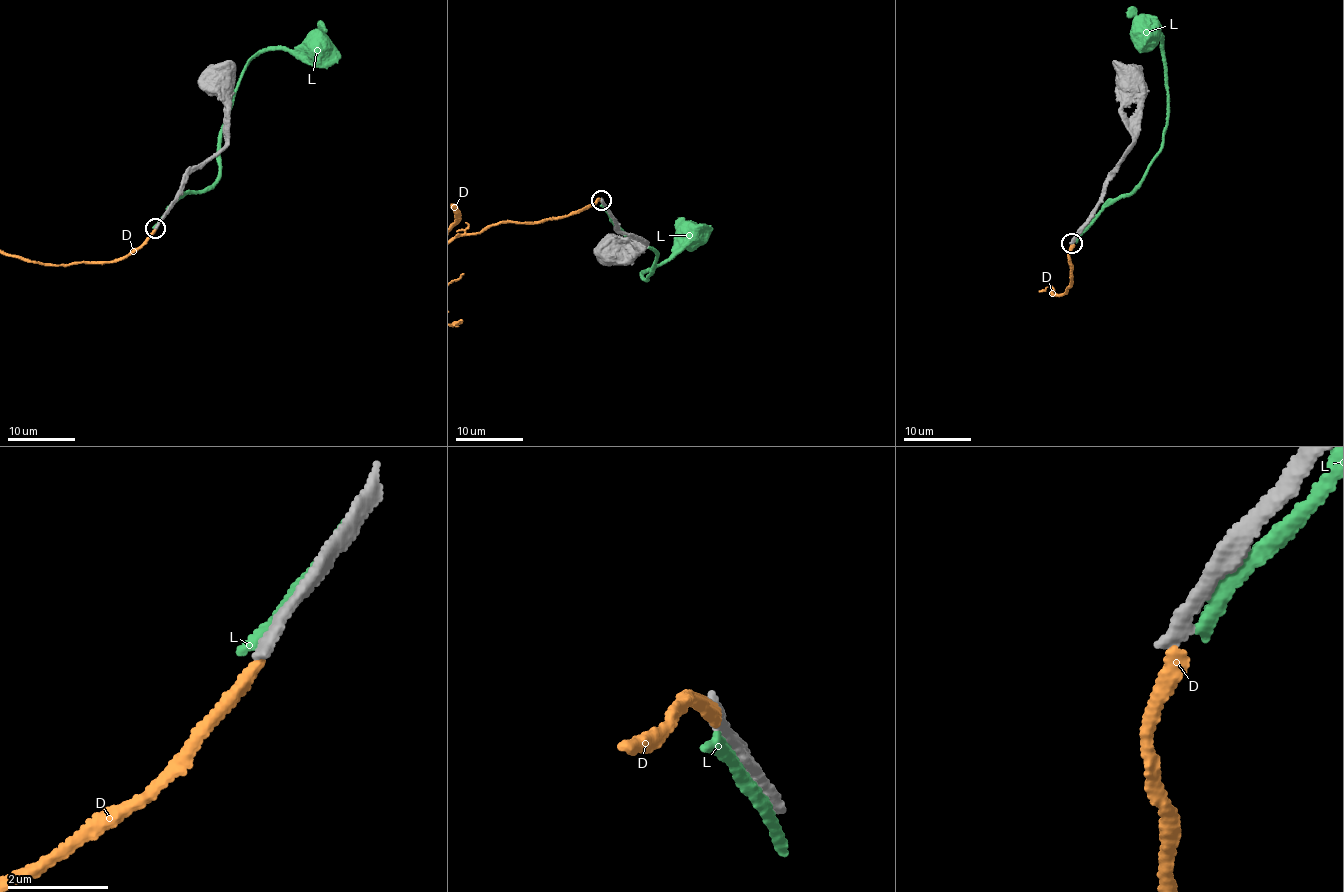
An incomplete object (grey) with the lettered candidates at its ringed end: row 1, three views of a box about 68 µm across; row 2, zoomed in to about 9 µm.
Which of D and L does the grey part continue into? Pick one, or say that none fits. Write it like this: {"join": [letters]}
{"join": []}

